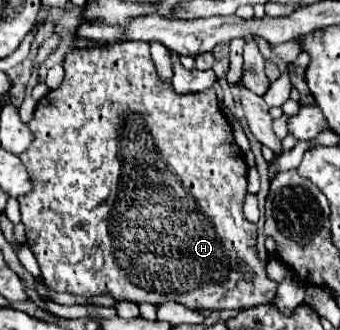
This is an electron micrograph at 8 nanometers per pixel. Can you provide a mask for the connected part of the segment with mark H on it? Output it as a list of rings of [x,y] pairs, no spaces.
[[[123,41],[117,45],[93,47],[91,51],[71,51],[65,55],[63,67],[65,67],[65,79],[61,87],[49,91],[47,97],[43,97],[35,107],[33,119],[29,121],[33,143],[19,157],[25,169],[29,171],[29,179],[33,183],[33,189],[19,197],[21,221],[27,233],[27,245],[31,247],[39,263],[45,285],[57,293],[86,297],[95,296],[95,291],[108,291],[115,301],[153,303],[153,305],[177,301],[195,311],[249,309],[273,301],[277,283],[271,283],[271,279],[267,279],[265,267],[259,263],[255,249],[257,227],[249,223],[243,215],[243,201],[247,195],[247,165],[243,161],[241,149],[233,139],[231,125],[221,113],[215,91],[205,89],[189,95],[175,93],[171,83],[165,83],[157,77],[155,65],[149,55],[149,43],[145,41]]]

